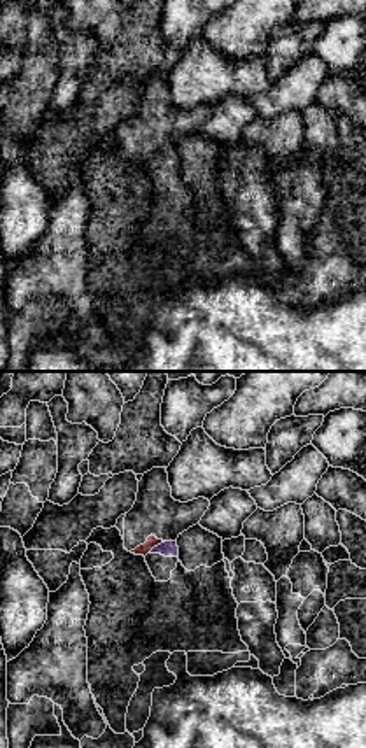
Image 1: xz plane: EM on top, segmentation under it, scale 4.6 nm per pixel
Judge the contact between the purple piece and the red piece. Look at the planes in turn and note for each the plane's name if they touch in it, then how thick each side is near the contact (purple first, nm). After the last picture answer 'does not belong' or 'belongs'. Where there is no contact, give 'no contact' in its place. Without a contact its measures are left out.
xz | 80/50 nm

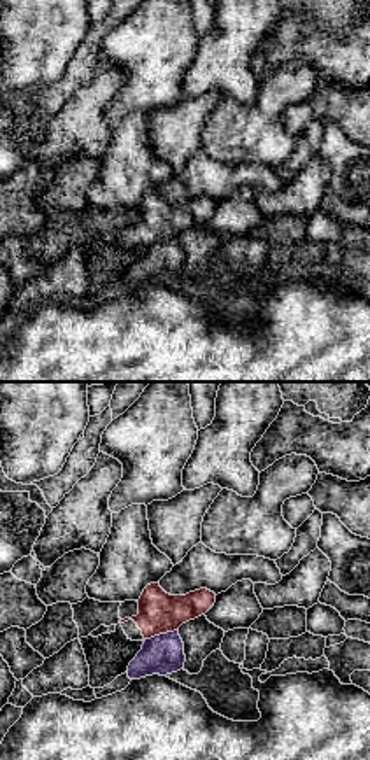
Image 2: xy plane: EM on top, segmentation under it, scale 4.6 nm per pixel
xy | 180/190 nm

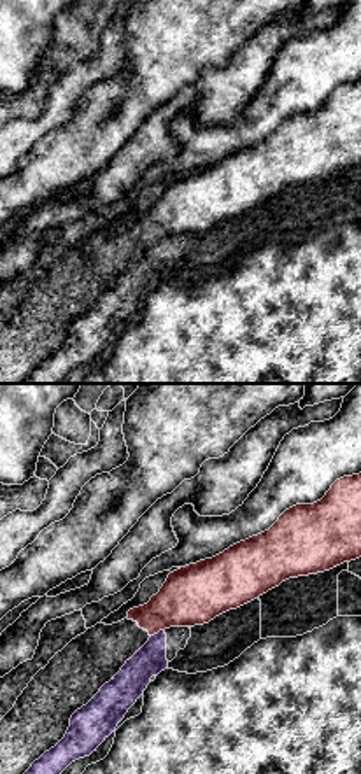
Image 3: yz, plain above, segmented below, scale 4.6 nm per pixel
yz | 150/280 nm

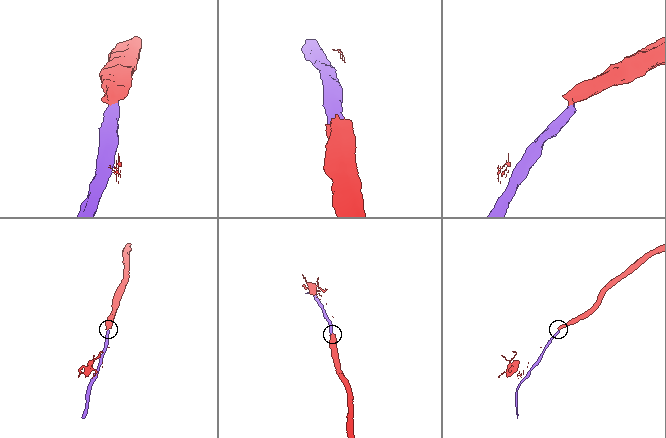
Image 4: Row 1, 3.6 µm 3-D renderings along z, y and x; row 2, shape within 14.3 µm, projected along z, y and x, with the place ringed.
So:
does not belong

